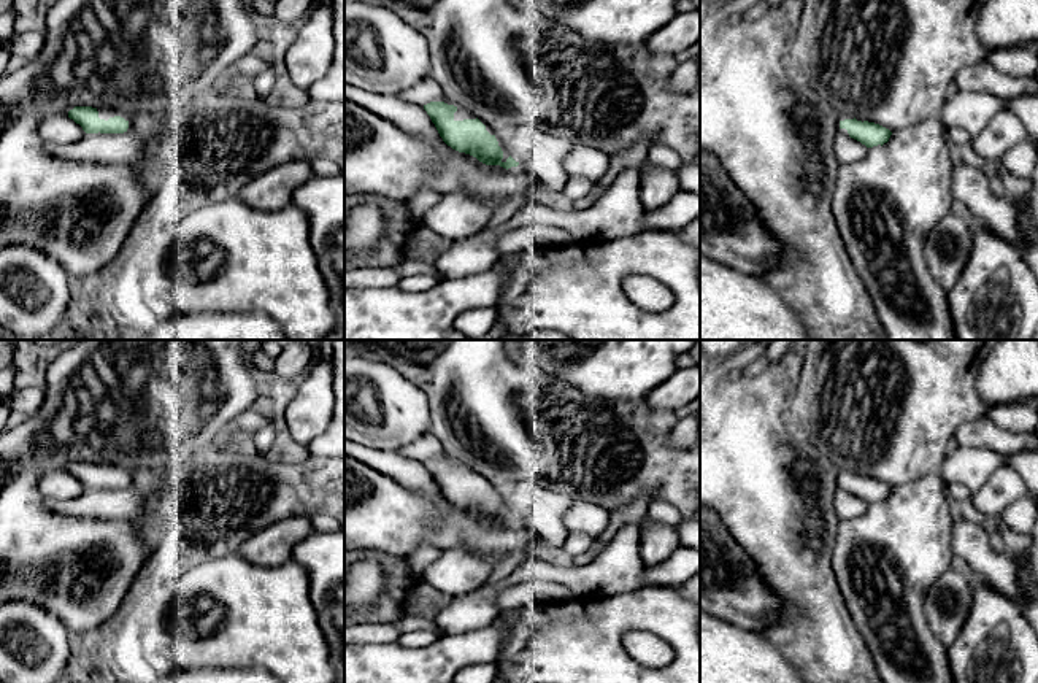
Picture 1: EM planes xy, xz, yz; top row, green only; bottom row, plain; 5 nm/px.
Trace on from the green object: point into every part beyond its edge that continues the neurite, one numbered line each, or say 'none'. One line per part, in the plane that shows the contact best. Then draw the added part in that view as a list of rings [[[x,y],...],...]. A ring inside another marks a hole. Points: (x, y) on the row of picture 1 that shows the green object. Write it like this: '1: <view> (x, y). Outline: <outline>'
1: xz (500, 140). Outline: [[[479,119],[481,121],[481,119]],[[481,121],[484,125],[486,125],[486,130],[494,135],[498,141],[498,146],[502,148],[503,151],[503,159],[502,162],[506,162],[506,159],[509,157],[509,151],[508,151],[508,146],[505,143],[505,140],[502,138],[502,135],[498,132],[495,132],[494,129],[490,129],[484,121]]]

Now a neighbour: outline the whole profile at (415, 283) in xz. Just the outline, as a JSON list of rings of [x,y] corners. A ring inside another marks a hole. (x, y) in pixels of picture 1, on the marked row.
[[[419,273],[419,275],[402,276],[395,286],[405,292],[421,292],[432,289],[435,284],[438,284],[436,278]]]

